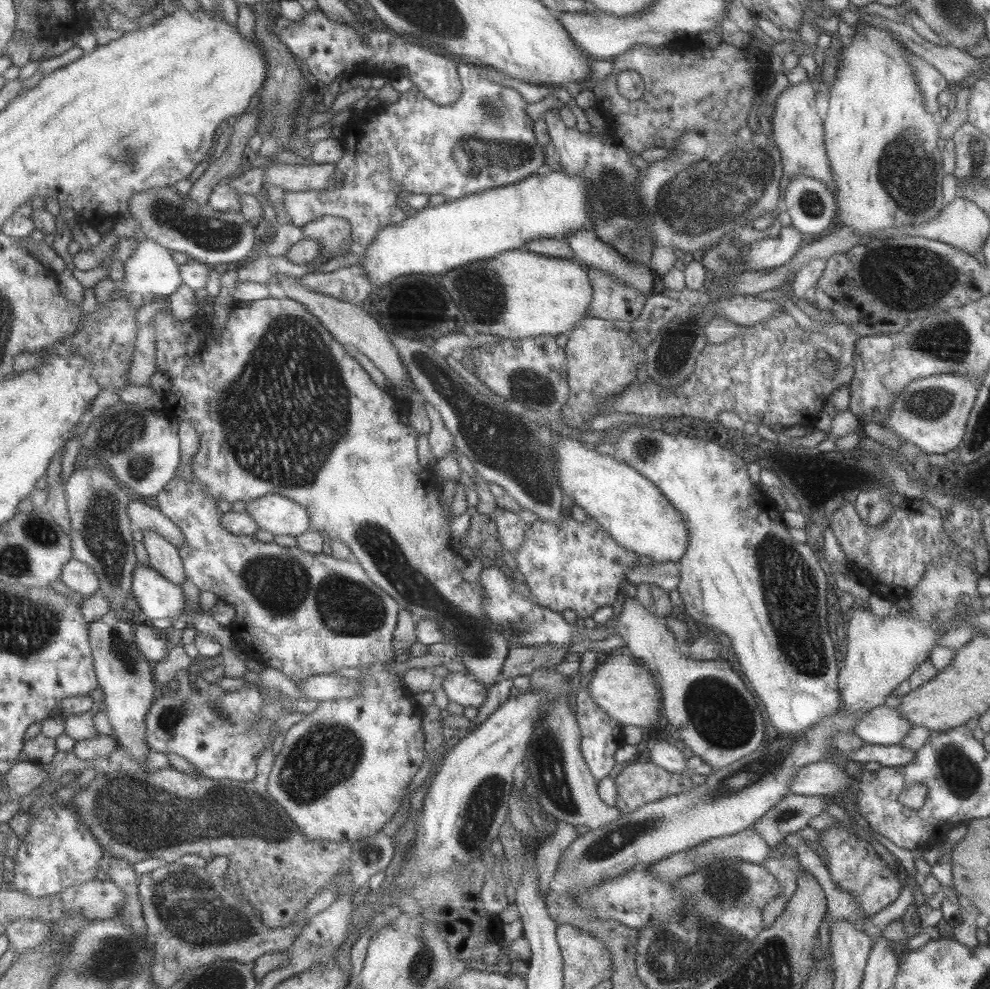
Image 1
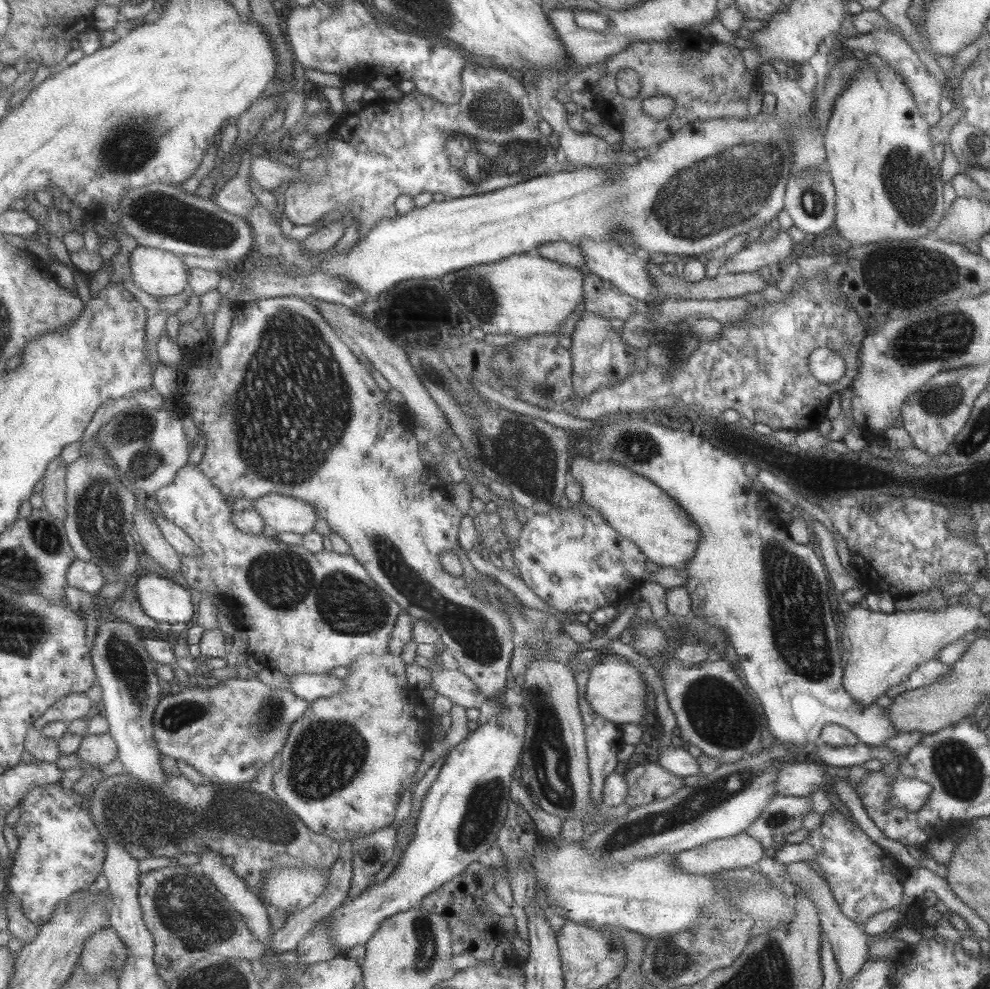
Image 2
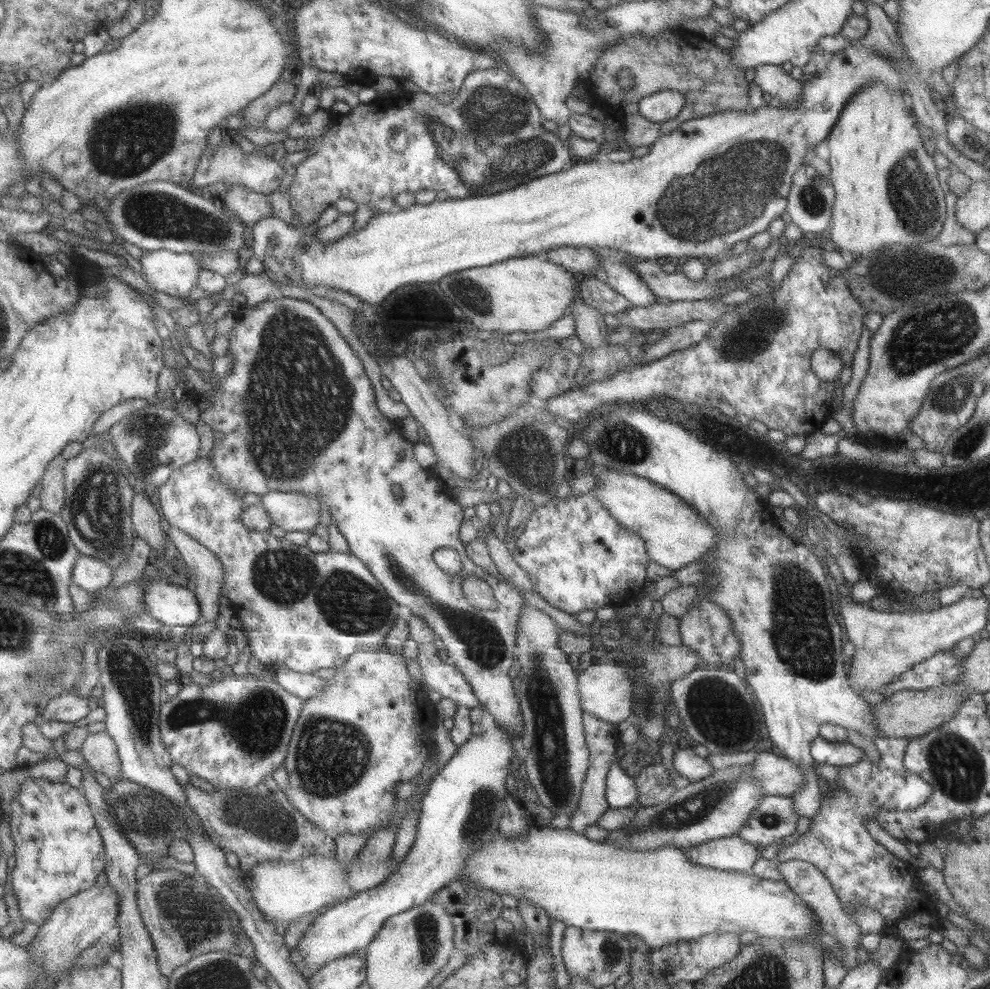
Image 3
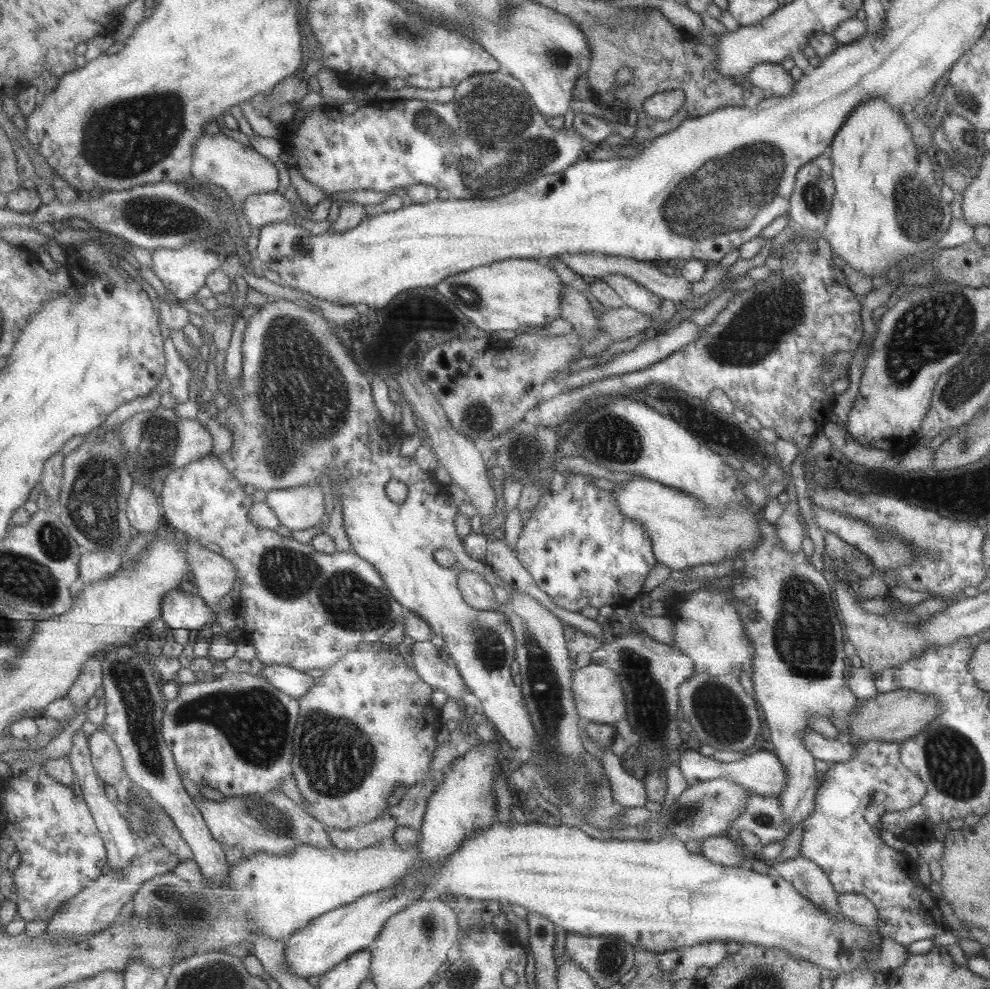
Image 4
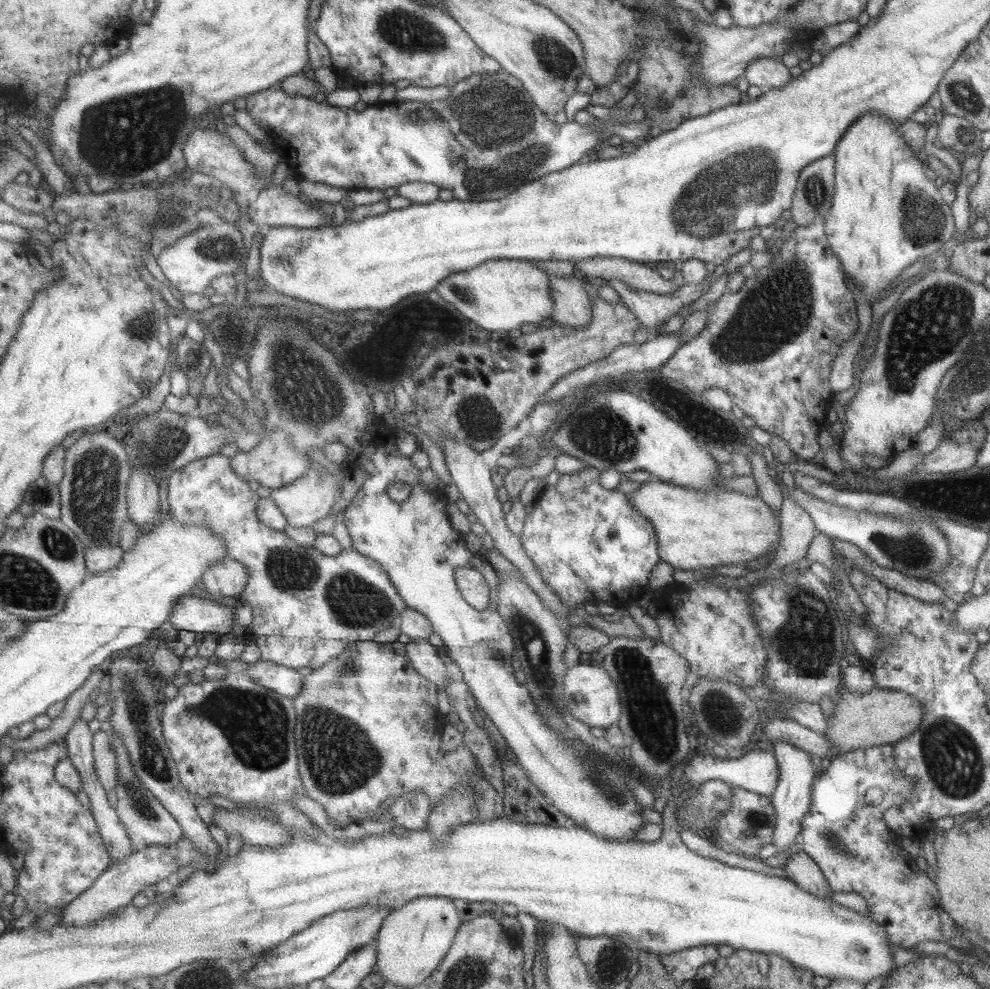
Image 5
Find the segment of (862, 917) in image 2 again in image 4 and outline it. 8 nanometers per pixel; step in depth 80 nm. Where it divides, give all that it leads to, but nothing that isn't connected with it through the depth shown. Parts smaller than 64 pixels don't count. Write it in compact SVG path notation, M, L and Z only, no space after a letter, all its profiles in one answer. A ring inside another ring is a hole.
M873 740L860 742L854 747L854 754L847 762L835 762L828 766L829 770L820 776L814 809L802 820L803 833L798 856L814 862L827 876L838 896L844 893L865 896L874 907L878 933L906 948L918 940L933 940L936 934L945 933L950 928L937 906L937 891L933 886L921 884L911 858L907 853L897 852L879 839L882 814L907 810L917 804L926 793L924 782L901 764L900 743ZM877 794L883 794L885 798L873 804L873 796Z

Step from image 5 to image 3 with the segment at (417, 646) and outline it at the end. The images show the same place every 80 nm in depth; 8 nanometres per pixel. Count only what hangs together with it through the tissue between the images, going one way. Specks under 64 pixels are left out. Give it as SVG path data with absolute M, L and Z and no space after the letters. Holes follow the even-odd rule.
M433 643L418 644L415 659L423 673L423 685L437 691L441 697L449 698L455 705L468 709L478 706L478 698L472 693L467 680L453 664L446 664L437 657Z

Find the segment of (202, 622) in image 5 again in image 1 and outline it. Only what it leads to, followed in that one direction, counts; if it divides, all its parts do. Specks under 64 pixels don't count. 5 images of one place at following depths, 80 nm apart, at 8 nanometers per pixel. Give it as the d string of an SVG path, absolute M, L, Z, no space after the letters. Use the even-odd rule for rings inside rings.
M150 564L137 565L132 590L147 619L182 618L188 612L189 605L181 585L165 578Z

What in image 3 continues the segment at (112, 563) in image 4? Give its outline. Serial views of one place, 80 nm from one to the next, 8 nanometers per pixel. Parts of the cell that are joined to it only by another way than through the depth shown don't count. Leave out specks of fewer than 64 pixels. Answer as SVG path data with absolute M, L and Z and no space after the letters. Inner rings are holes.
M83 555L75 565L72 581L89 594L93 594L109 586L114 571L114 568L107 566L100 558Z

